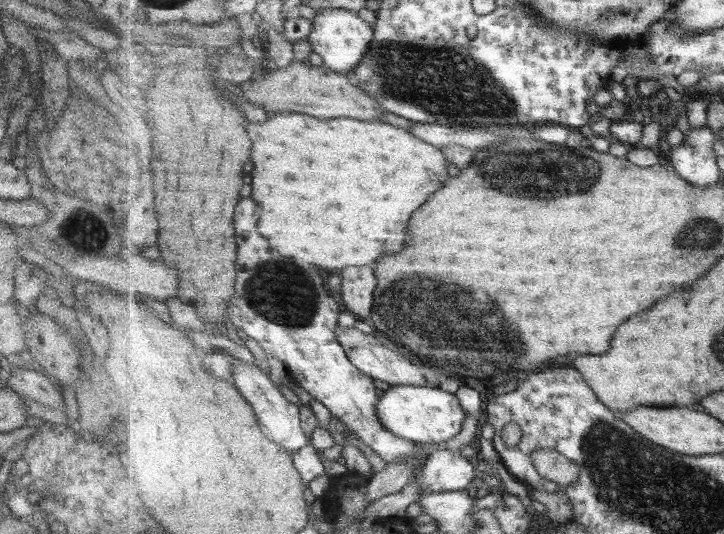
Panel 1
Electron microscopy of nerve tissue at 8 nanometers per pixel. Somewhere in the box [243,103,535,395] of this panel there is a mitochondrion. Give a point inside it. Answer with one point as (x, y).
(447, 324)

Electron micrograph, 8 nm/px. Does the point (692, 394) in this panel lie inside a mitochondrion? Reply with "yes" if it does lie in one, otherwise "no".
no

